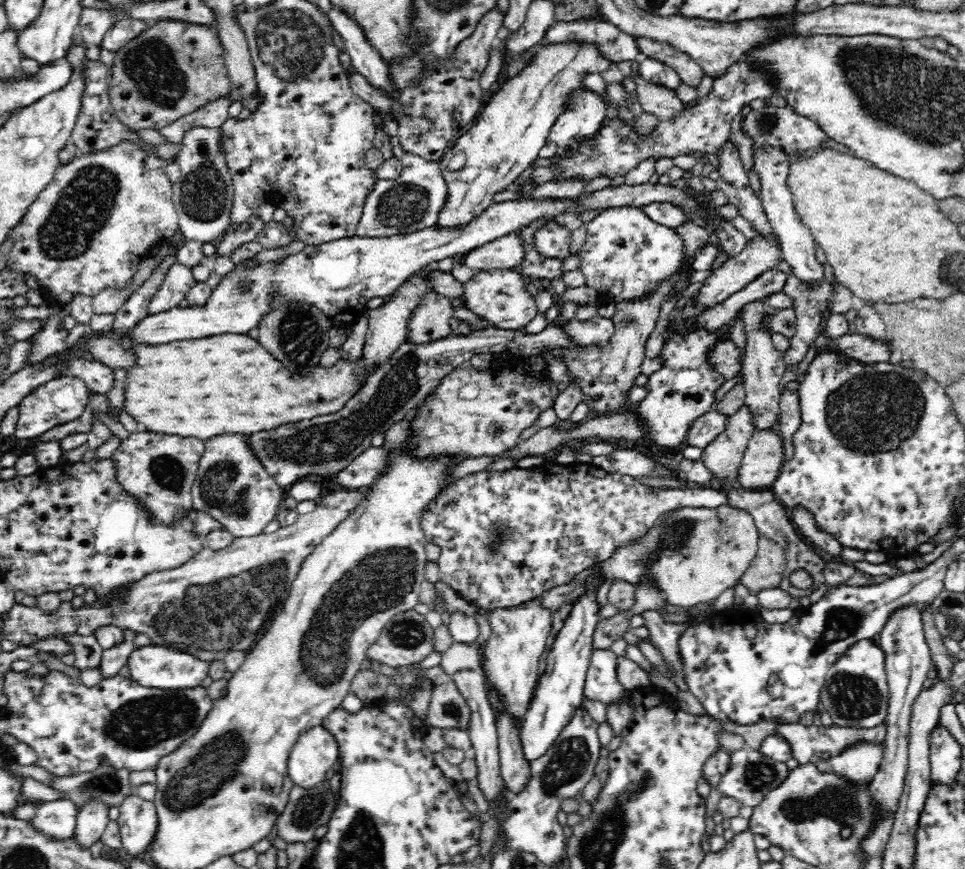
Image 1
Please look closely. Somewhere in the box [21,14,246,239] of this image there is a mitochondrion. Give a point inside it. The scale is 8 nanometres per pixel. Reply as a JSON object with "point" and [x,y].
{"point":[151,68]}

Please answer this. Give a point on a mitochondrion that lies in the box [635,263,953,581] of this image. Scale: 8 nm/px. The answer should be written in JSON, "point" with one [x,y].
{"point":[873,413]}

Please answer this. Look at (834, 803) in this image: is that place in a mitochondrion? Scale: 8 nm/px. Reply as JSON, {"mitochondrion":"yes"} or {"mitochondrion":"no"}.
{"mitochondrion":"yes"}

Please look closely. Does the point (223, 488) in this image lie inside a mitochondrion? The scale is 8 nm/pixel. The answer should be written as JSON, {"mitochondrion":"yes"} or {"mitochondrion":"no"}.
{"mitochondrion":"yes"}

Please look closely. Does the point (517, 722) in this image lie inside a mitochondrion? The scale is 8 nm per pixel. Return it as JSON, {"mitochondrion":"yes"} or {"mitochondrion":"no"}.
{"mitochondrion":"no"}

